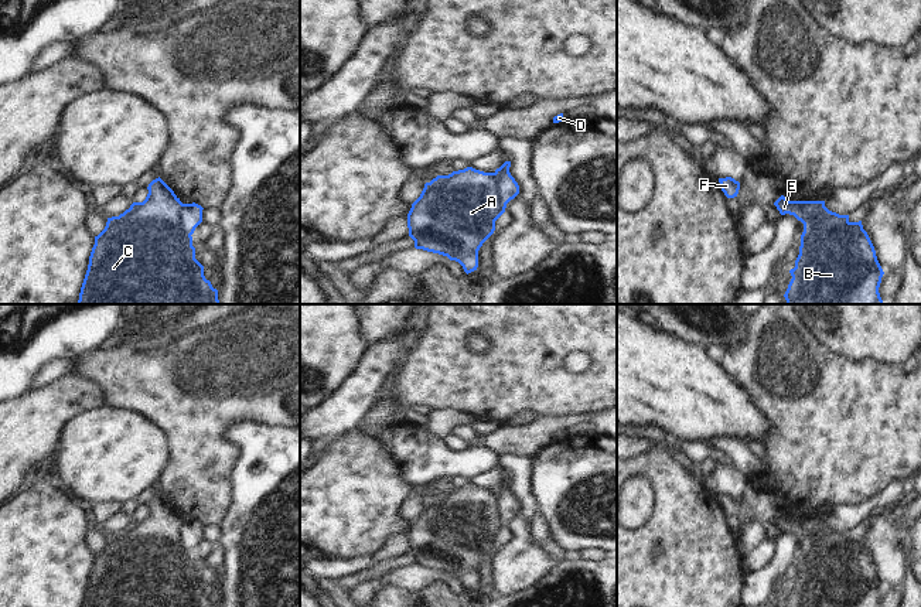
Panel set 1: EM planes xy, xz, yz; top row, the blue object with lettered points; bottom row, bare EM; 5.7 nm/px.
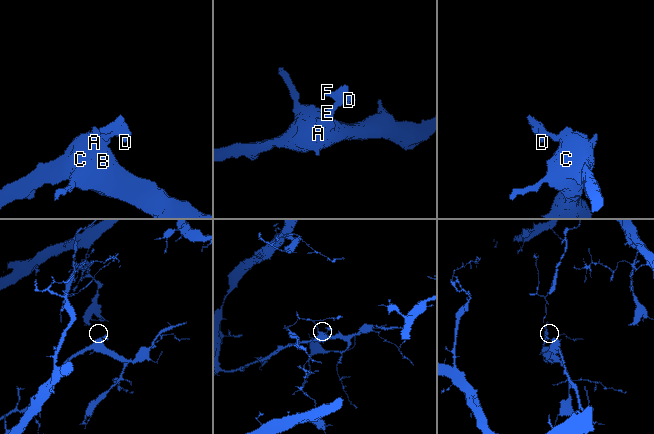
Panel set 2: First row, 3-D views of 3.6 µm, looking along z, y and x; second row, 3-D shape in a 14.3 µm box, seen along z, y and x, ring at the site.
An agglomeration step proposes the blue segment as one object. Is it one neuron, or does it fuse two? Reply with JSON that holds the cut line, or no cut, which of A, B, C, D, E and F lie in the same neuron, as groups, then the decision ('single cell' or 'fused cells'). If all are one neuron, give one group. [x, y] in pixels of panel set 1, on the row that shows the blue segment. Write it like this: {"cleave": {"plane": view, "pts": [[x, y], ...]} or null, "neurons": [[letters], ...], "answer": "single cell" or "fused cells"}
{"cleave": {"plane": "xy", "pts": [[181, 204], [180, 227], [190, 235]]}, "neurons": [["A", "B", "C"], ["D", "E", "F"]], "answer": "fused cells"}

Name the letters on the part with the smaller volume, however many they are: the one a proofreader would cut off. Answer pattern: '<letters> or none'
D, E, F

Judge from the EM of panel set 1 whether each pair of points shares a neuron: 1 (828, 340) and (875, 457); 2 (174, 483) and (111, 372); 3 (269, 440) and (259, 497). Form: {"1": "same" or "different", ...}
{"1": "different", "2": "same", "3": "same"}

